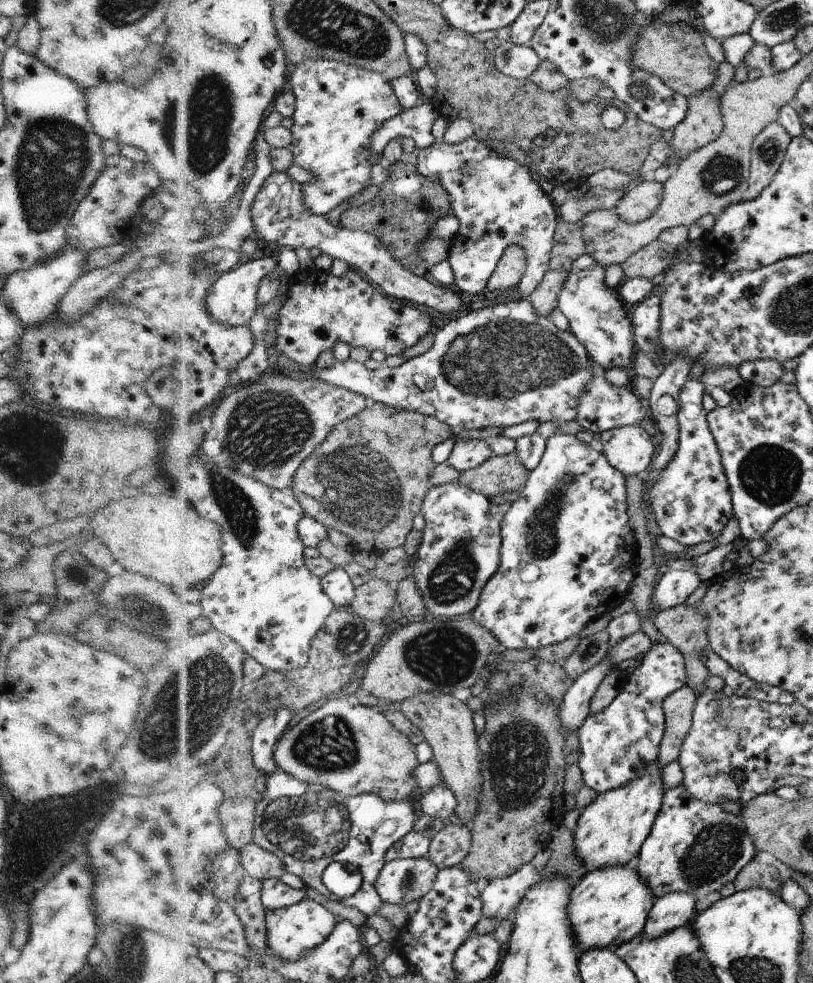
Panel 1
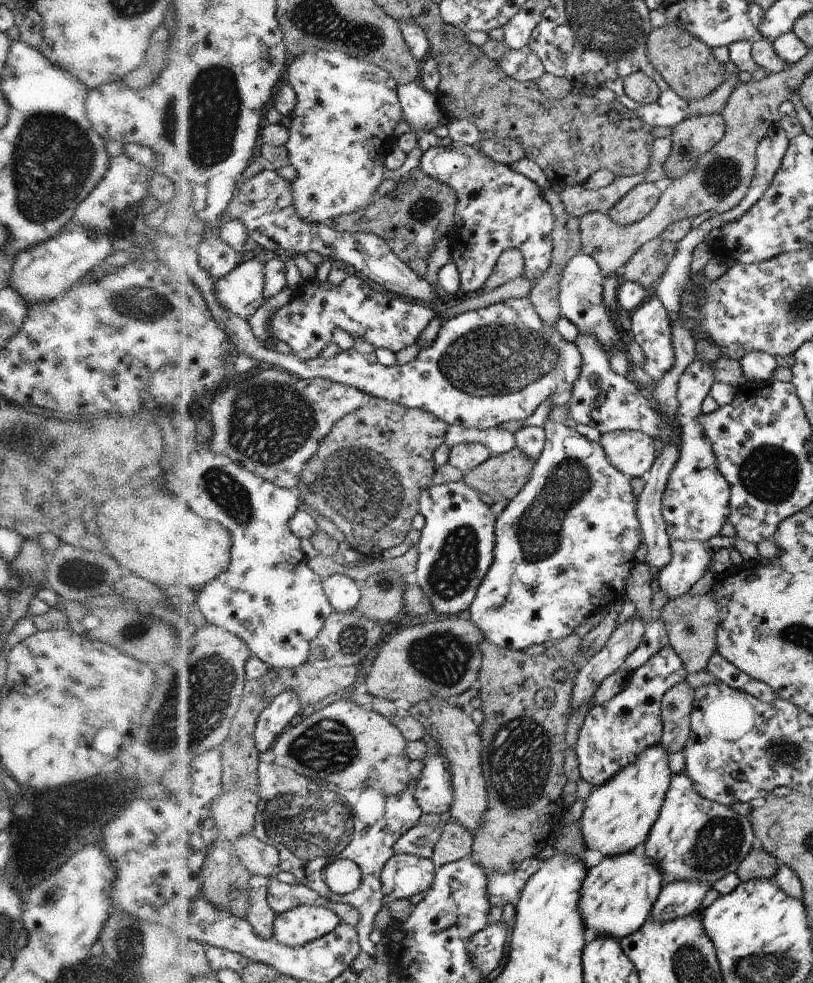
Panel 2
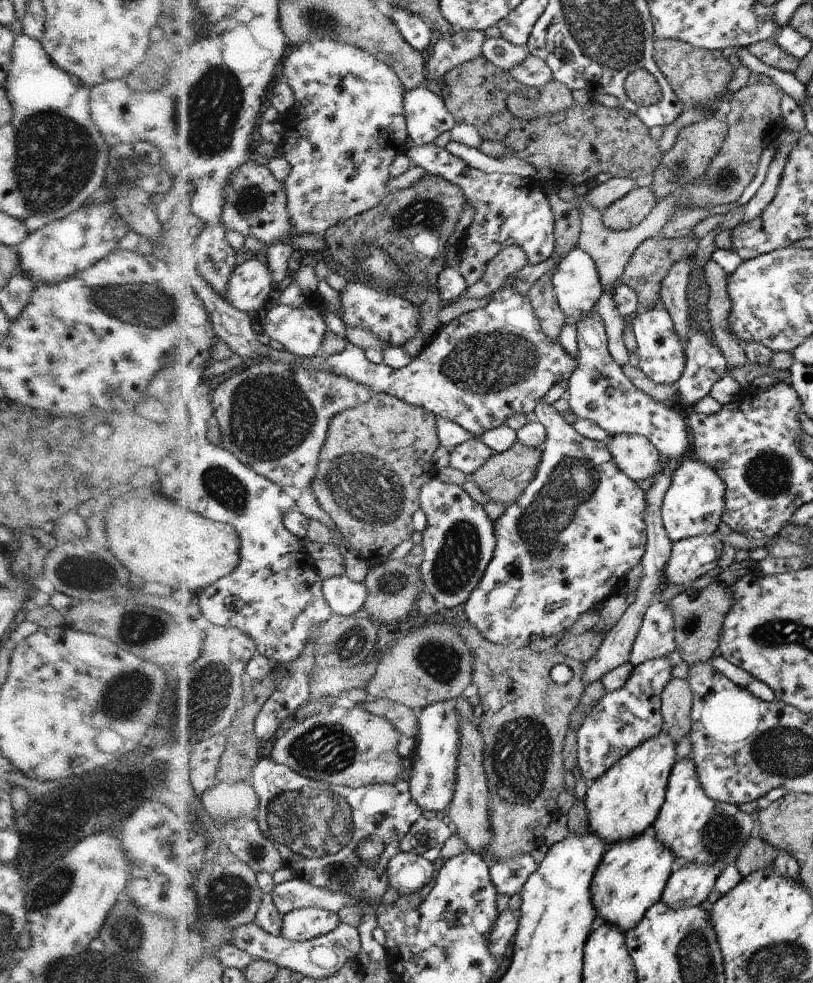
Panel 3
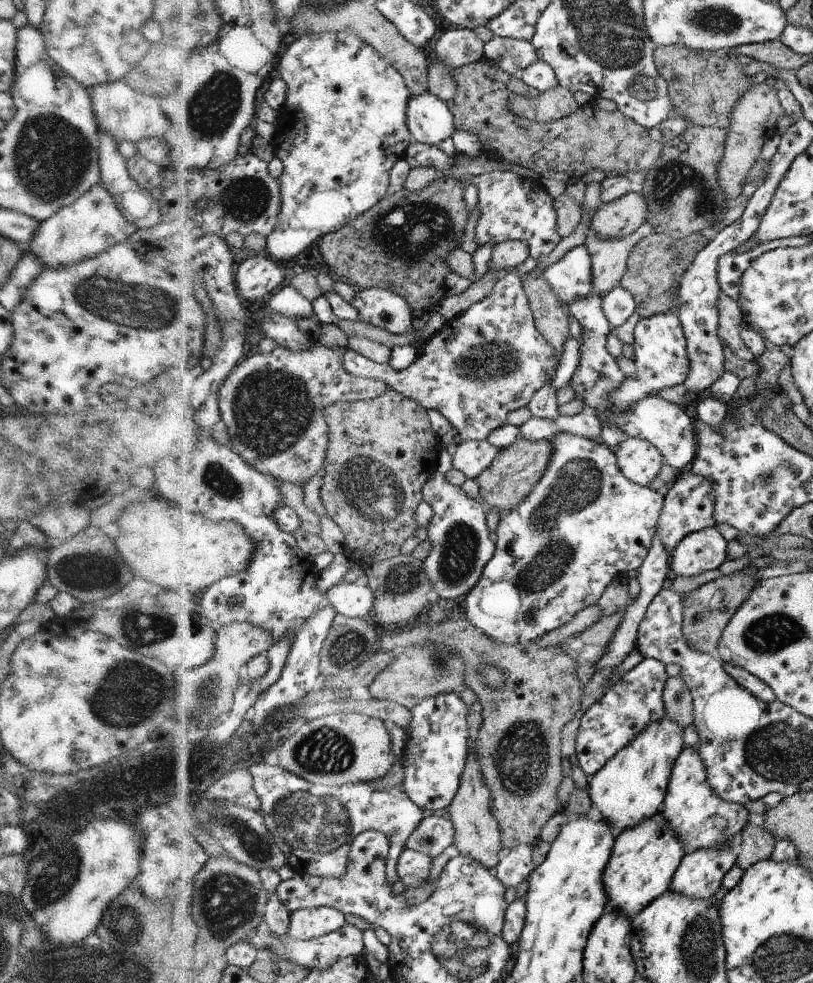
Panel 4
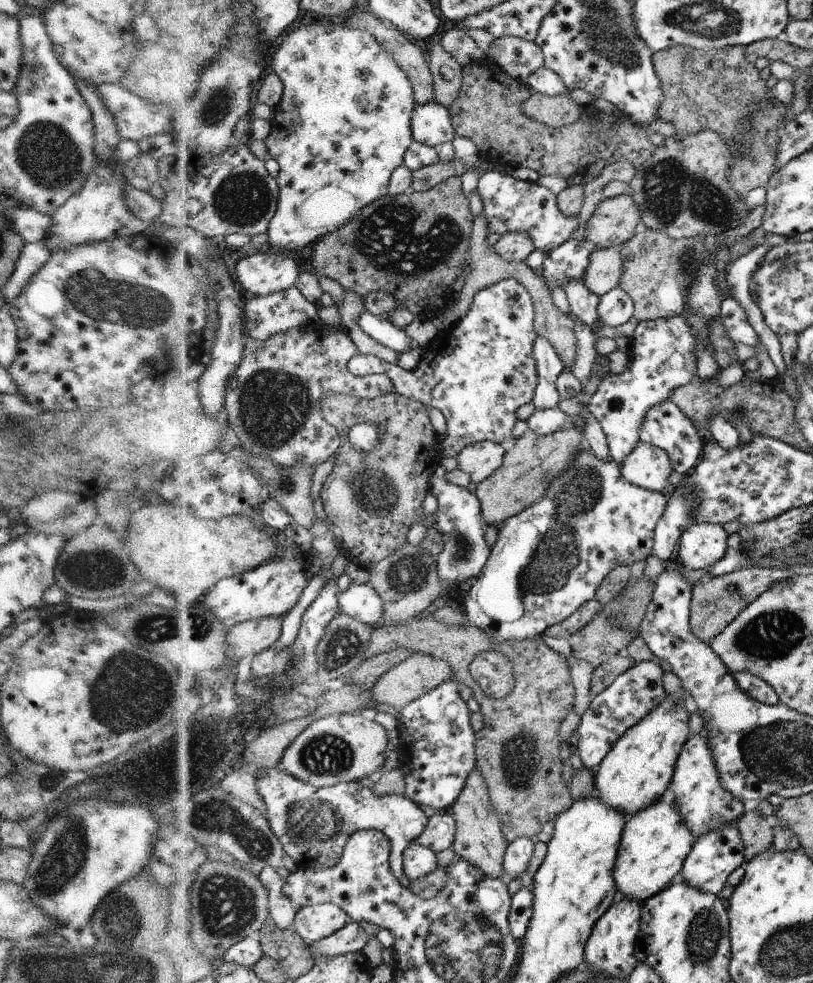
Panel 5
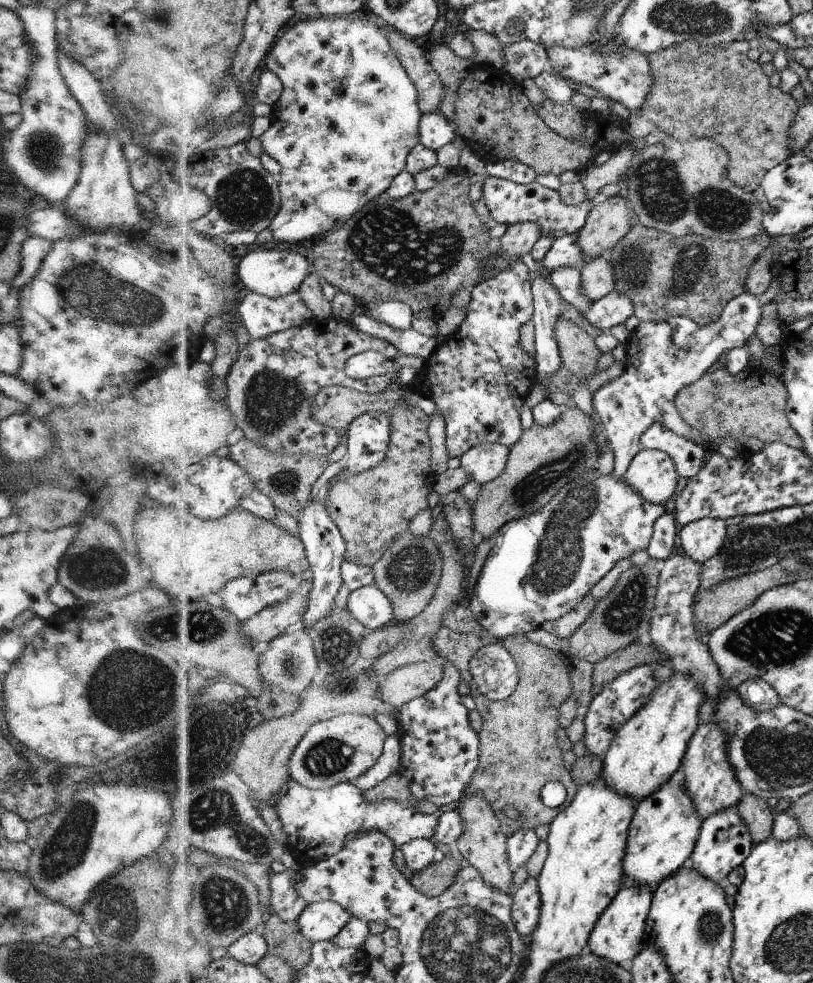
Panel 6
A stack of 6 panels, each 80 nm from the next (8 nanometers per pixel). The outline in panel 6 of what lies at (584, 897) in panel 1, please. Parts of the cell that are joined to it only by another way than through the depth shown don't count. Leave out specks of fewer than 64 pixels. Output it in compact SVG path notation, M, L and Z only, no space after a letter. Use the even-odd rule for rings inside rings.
M676 775L653 795L636 804L622 865L624 883L656 889L682 865L688 864L701 829L702 820L696 814L693 800L685 791L679 775Z

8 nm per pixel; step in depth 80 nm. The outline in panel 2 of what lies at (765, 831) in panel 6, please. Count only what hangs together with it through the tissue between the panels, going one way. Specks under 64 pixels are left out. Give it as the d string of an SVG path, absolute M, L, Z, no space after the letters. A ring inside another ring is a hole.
M761 847L754 848L749 854L746 854L746 859L736 874L741 882L747 882L752 878L774 878L780 862L774 854L769 854Z

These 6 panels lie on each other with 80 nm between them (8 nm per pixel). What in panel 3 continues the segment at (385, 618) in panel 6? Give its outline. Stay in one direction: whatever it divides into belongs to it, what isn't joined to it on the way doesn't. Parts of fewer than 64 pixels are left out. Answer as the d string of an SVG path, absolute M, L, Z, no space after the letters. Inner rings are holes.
M347 575L325 579L325 595L333 611L346 616L363 613L369 600L367 584L352 580Z

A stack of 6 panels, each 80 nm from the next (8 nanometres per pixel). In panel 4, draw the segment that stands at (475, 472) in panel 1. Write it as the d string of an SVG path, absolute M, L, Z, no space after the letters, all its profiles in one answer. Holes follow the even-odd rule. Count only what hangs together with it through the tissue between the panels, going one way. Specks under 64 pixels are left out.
M519 436L513 445L500 449L493 461L478 476L480 495L488 508L502 509L504 513L516 509L541 480L552 456L553 443L550 439L530 442Z

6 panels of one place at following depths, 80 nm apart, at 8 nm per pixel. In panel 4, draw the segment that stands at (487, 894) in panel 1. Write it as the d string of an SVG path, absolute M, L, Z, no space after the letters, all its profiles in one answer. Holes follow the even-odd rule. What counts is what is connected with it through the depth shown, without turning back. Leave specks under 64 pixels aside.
M520 845L510 849L508 855L492 868L492 873L507 889L510 886L516 888L520 882L529 878L534 869L532 847Z

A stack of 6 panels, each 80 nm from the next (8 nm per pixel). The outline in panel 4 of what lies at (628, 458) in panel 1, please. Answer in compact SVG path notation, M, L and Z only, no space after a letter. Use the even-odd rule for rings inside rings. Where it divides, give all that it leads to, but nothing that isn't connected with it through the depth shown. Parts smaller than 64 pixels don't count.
M628 437L617 444L617 463L633 483L648 484L662 468L662 453L651 442L638 437Z

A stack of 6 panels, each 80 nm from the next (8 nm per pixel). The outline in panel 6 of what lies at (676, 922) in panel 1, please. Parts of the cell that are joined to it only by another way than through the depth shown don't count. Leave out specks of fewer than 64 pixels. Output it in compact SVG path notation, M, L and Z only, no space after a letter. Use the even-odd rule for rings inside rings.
M735 808L726 809L702 822L700 836L688 864L704 878L711 879L714 884L725 884L728 874L748 860L753 847L749 828L740 813Z

